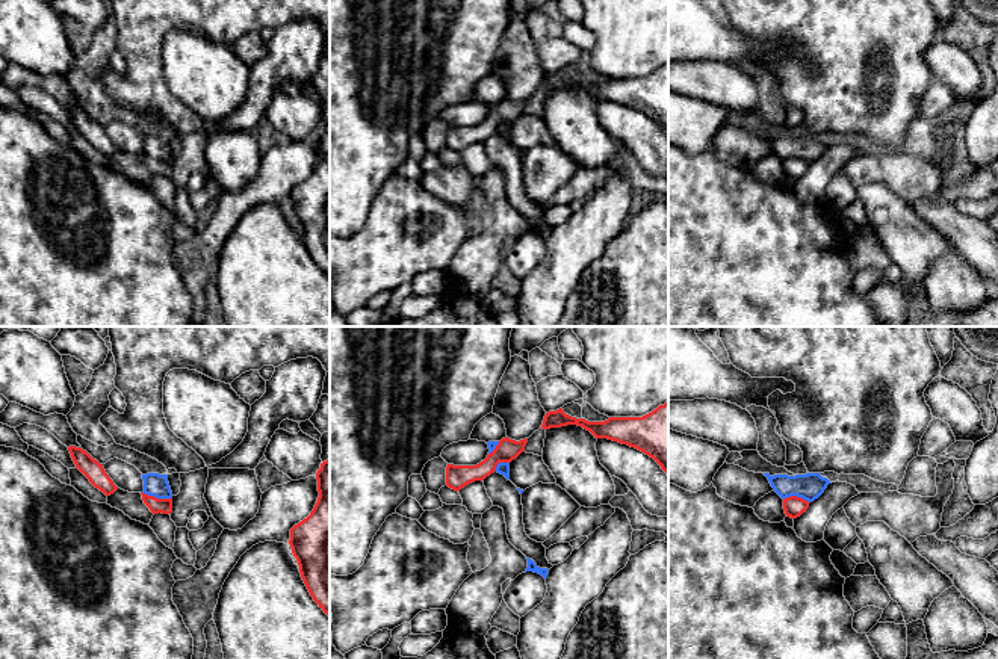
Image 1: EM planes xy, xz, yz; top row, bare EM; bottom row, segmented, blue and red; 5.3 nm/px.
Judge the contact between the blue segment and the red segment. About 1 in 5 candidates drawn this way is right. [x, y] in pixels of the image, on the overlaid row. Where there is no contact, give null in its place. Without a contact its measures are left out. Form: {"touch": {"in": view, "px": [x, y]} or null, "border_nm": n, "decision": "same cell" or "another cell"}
{"touch": {"in": "xy", "px": [158, 498]}, "border_nm": 160, "decision": "another cell"}

